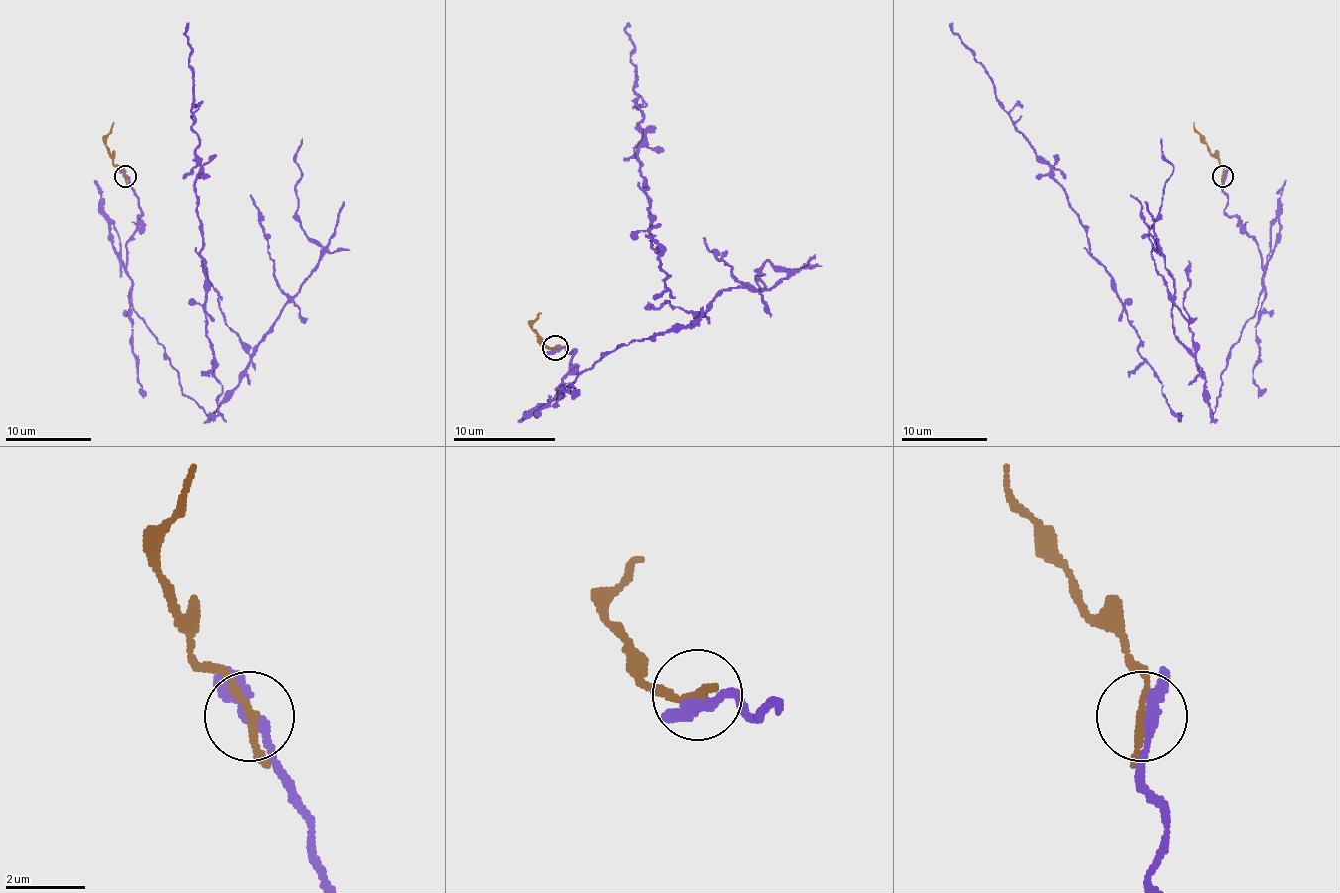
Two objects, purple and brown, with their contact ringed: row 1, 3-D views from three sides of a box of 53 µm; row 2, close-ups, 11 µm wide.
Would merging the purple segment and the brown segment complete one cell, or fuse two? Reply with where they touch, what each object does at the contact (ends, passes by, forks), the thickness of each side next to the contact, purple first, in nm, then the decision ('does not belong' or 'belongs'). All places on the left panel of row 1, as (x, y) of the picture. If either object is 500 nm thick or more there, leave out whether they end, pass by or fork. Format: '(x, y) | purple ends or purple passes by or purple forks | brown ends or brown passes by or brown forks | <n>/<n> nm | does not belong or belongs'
(125, 176) | purple passes by | brown passes by | 280/180 nm | does not belong

